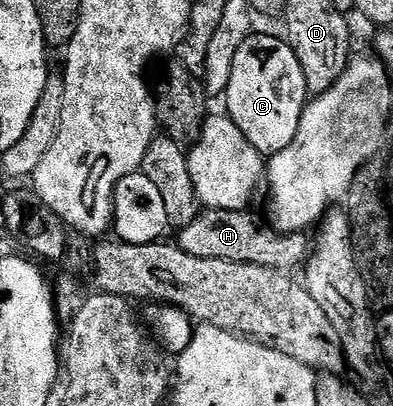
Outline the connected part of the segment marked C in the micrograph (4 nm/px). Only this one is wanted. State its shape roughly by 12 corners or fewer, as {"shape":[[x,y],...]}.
{"shape":[[248,36],[227,116],[261,155],[281,153],[310,100],[287,40]]}

